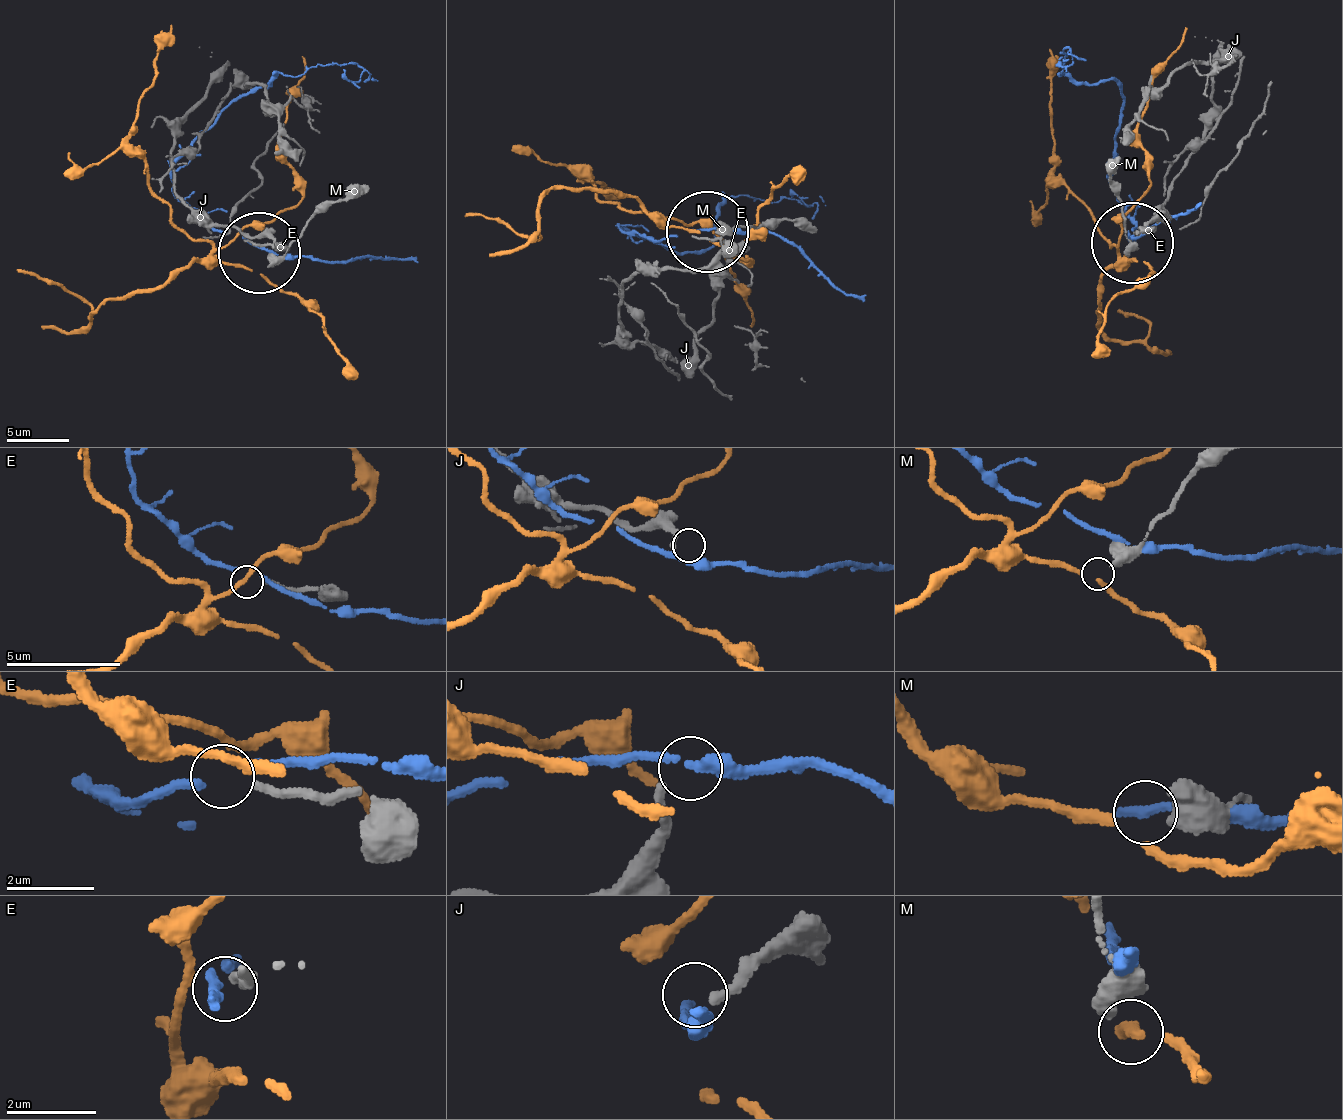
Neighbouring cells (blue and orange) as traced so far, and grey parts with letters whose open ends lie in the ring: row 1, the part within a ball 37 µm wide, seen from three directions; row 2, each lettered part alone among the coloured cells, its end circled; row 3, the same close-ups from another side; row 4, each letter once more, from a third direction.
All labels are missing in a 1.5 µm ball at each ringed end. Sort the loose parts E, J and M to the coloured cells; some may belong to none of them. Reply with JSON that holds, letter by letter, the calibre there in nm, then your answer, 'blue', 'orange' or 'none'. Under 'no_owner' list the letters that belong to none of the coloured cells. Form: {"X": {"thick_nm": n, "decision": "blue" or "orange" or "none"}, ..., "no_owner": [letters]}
{"E": {"thick_nm": 180, "decision": "none"}, "J": {"thick_nm": 200, "decision": "none"}, "M": {"thick_nm": 440, "decision": "orange"}, "no_owner": ["E", "J"]}

